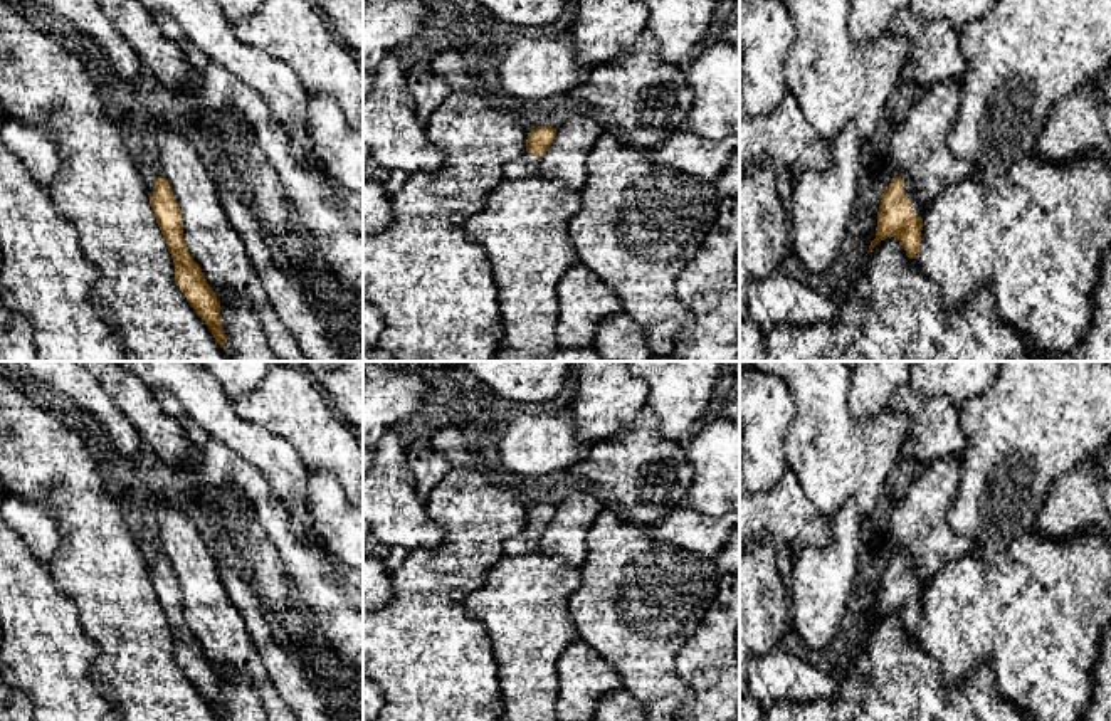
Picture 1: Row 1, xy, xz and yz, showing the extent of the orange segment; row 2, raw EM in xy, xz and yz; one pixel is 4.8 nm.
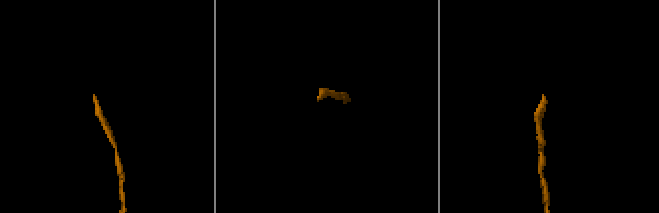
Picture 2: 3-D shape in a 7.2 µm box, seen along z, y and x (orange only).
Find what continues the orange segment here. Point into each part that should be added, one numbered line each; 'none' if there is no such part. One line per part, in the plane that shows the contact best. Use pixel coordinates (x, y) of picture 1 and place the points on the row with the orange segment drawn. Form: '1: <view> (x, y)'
1: yz (918, 210)

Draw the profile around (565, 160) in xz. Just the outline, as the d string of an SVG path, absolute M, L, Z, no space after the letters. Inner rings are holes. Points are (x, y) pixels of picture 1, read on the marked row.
M592 116L570 118L556 128L556 136L541 156L536 175L582 190L587 180L588 153L603 133L607 133L603 126Z

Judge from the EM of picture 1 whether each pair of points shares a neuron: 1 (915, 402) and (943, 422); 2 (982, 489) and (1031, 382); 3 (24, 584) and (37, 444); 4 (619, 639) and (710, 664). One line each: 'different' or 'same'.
1: same
2: same
3: different
4: different

